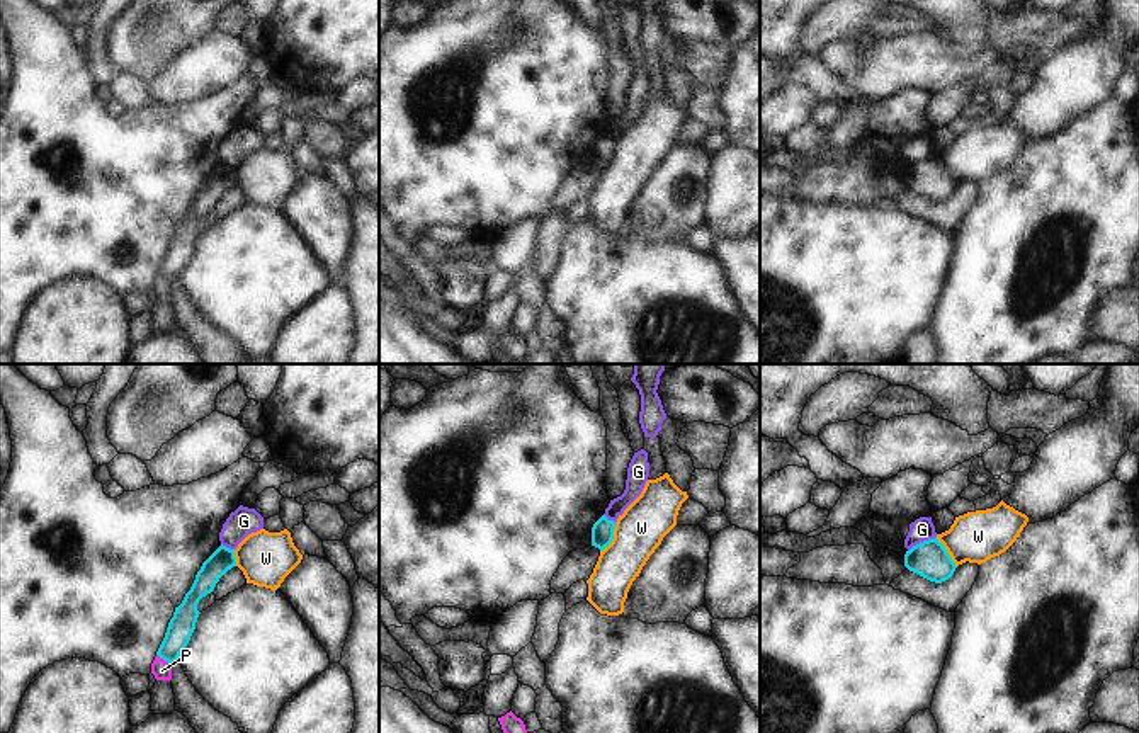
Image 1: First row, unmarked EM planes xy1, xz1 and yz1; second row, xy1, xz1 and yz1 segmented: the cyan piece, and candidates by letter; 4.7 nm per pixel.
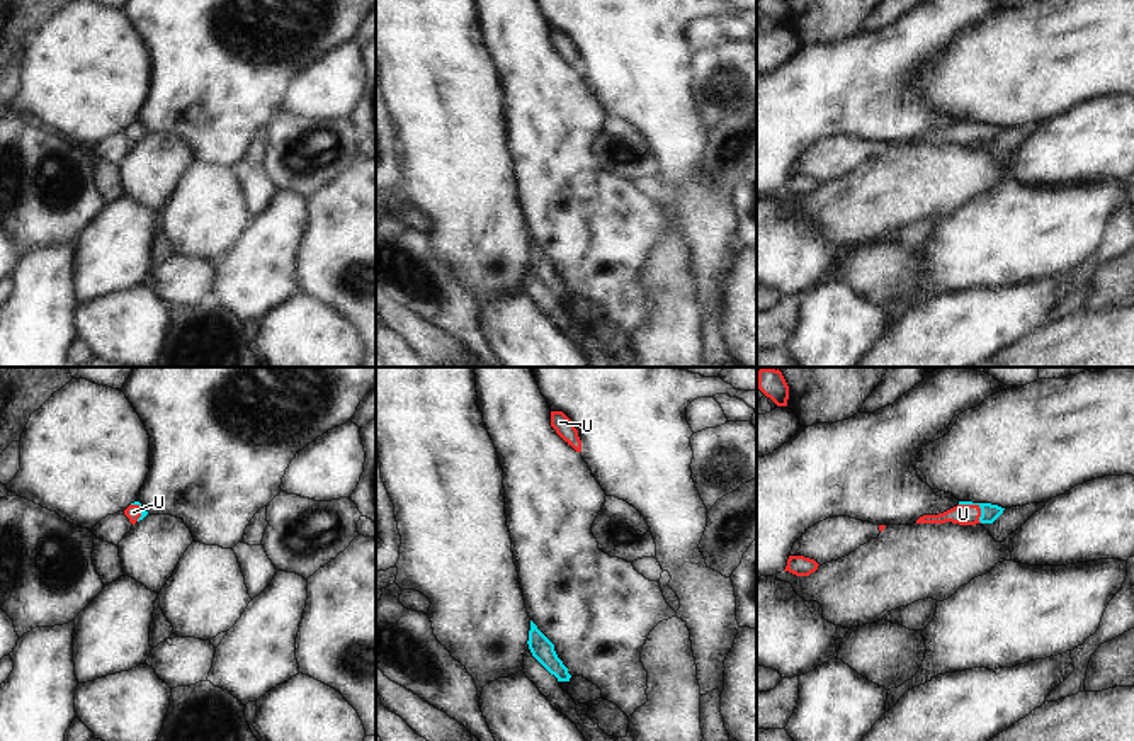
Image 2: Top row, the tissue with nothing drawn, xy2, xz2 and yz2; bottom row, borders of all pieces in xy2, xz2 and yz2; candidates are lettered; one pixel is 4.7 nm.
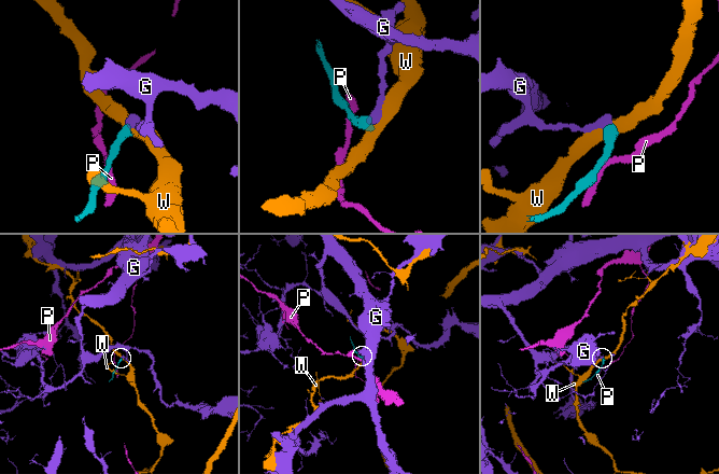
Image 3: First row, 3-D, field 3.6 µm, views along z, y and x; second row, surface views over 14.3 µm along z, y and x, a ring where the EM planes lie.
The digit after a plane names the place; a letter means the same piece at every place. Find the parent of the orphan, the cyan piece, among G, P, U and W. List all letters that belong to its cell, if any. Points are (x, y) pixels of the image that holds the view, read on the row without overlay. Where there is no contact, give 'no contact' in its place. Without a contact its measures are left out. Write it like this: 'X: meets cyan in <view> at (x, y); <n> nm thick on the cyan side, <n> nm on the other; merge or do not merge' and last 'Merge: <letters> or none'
G: meets cyan in yz1 at (923, 160); 180 nm thick on the cyan side, 110 nm on the other; do not merge
P: meets cyan in xy1 at (164, 278); 120 nm thick on the cyan side, 90 nm on the other; do not merge
U: meets cyan in yz2 at (976, 123); 80 nm thick on the cyan side, 100 nm on the other; merge
W: meets cyan in xz1 at (612, 157); 110 nm thick on the cyan side, 220 nm on the other; do not merge
Merge: U

